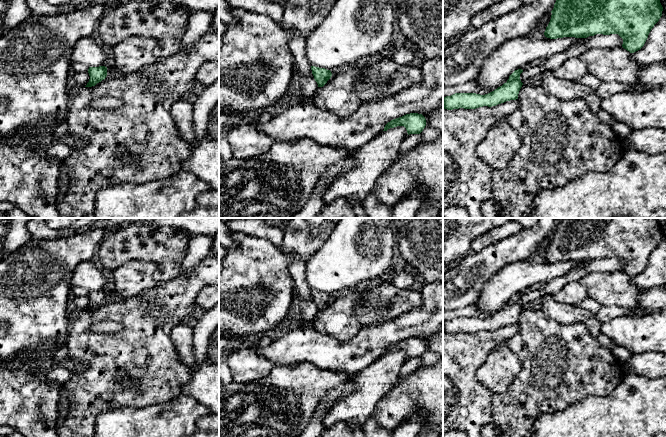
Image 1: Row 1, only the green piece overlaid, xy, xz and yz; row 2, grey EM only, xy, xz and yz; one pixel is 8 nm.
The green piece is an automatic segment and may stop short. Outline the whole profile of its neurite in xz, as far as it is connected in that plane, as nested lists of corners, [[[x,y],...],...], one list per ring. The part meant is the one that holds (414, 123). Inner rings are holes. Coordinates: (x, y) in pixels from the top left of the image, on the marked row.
[[[410,113],[388,122],[383,131],[397,126],[404,126],[409,134],[420,134],[426,126],[426,119],[422,114]]]

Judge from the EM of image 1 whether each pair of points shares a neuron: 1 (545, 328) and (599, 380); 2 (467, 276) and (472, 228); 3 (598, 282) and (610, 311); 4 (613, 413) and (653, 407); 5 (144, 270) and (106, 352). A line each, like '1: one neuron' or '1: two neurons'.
1: one neuron
2: two neurons
3: two neurons
4: one neuron
5: two neurons

